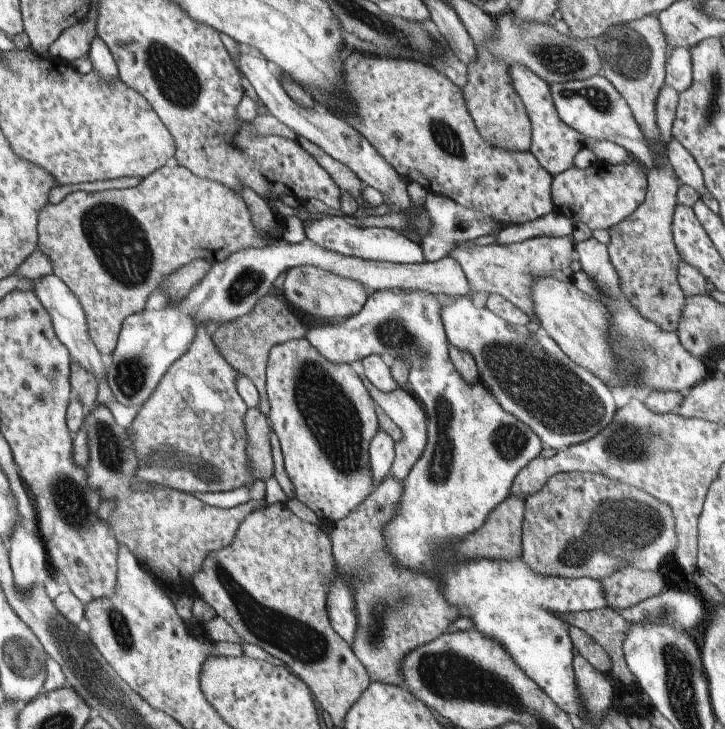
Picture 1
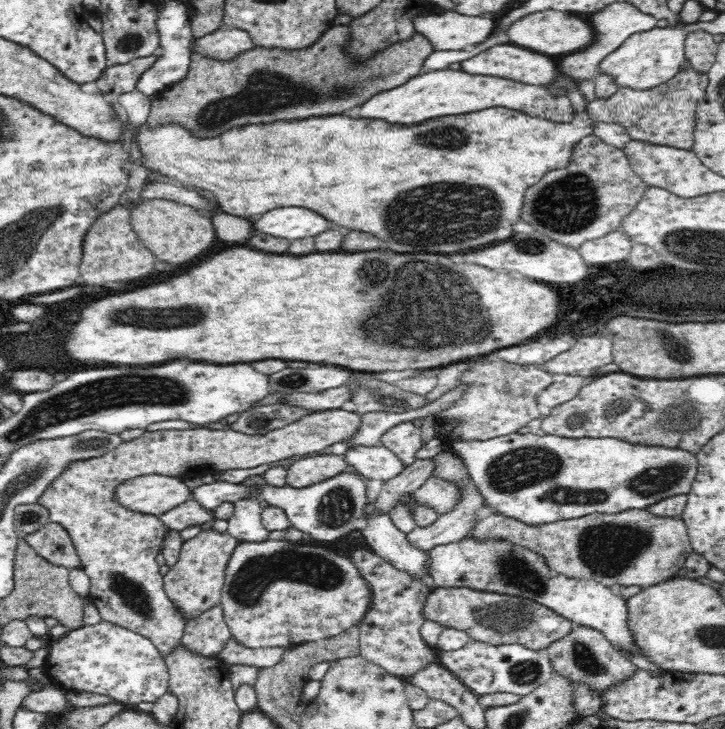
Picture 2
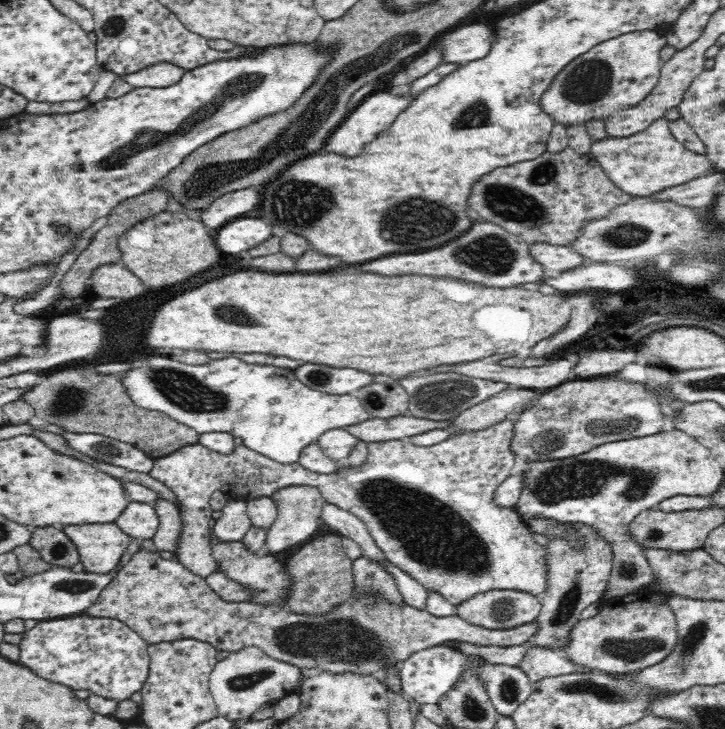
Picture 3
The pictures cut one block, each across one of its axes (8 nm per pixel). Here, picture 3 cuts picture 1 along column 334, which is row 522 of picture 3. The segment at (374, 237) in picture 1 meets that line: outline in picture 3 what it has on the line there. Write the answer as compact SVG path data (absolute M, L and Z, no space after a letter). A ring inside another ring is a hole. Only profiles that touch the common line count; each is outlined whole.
M241 496L230 497L213 533L221 540L242 540L253 524L247 514L247 501Z

